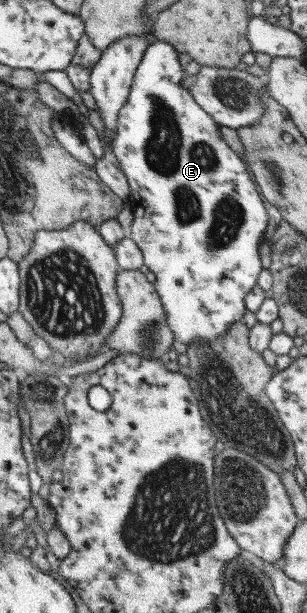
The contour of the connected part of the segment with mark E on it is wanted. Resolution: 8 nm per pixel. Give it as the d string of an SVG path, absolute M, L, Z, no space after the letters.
M153 38L149 50L146 51L145 58L142 59L141 66L138 67L133 91L119 114L119 125L116 136L113 138L113 151L121 162L122 170L129 177L130 197L137 202L136 207L132 209L134 221L130 226L128 236L138 243L144 253L145 264L156 276L154 283L157 286L158 294L161 296L164 309L166 309L168 324L172 327L175 338L189 347L190 344L206 344L206 342L214 342L216 338L226 336L230 327L242 320L242 316L244 316L247 309L246 297L258 285L261 272L264 270L262 260L260 260L260 244L266 240L265 232L270 221L268 208L264 206L264 200L262 200L262 196L260 196L260 192L258 192L258 188L256 188L256 184L254 184L254 180L252 180L252 176L250 176L250 172L244 164L244 158L240 158L240 155L232 150L225 137L222 136L219 124L197 103L188 89L188 84L183 84L185 78L188 77L182 70L180 60L178 60L178 49L166 41Z

